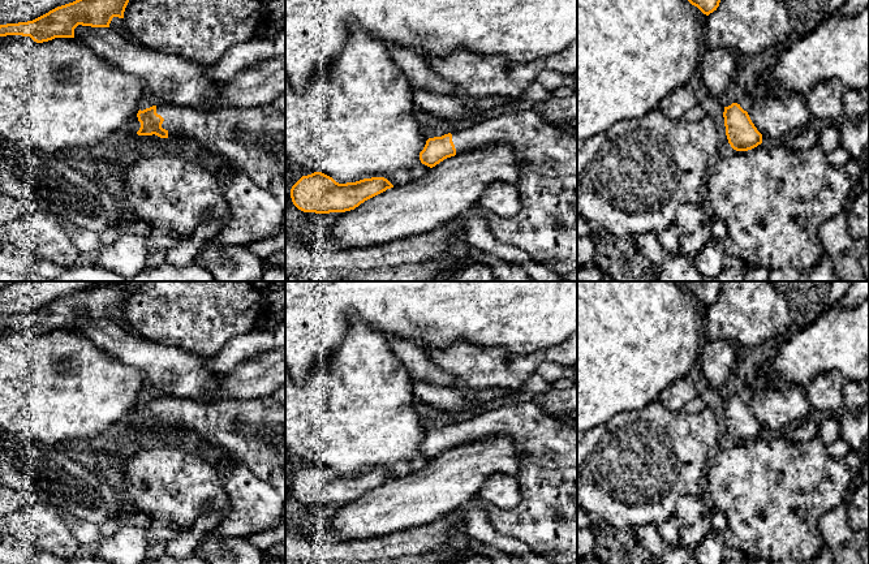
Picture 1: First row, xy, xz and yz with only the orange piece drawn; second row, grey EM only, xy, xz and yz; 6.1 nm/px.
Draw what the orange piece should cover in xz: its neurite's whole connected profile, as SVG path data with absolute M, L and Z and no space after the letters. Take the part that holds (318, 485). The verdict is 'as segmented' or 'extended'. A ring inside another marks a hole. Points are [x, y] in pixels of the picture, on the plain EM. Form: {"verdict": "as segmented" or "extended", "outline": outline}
{"verdict": "as segmented", "outline": "M314 464L302 468L292 478L291 490L293 496L304 504L345 504L391 479L393 477L384 469L339 475L322 464Z"}

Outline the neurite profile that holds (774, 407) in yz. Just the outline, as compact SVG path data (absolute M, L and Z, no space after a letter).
M783 382L752 388L748 406L762 429L774 431L783 431L788 423L814 414L803 387Z

